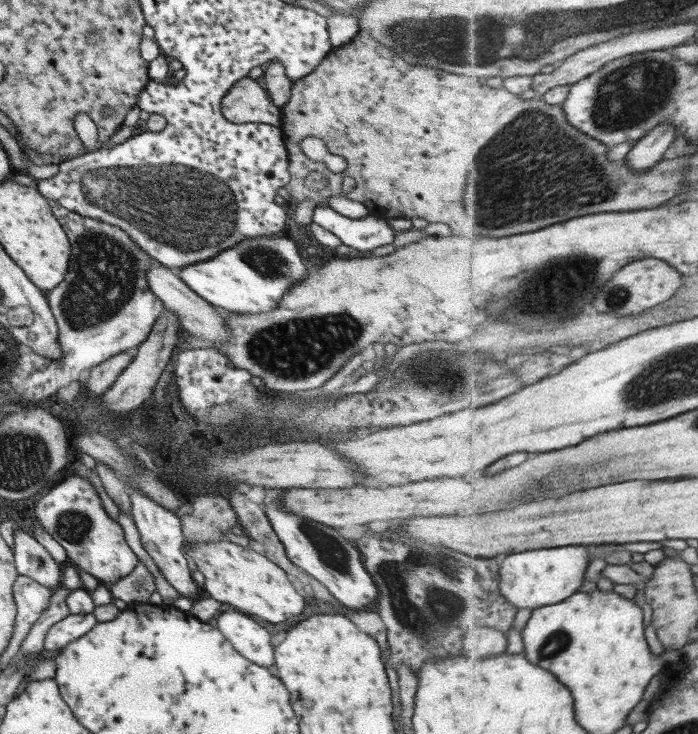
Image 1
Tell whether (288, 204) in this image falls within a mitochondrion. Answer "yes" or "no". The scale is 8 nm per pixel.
no

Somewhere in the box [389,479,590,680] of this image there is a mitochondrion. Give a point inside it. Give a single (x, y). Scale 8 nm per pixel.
(555, 643)

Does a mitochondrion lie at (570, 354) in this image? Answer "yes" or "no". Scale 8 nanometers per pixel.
no

